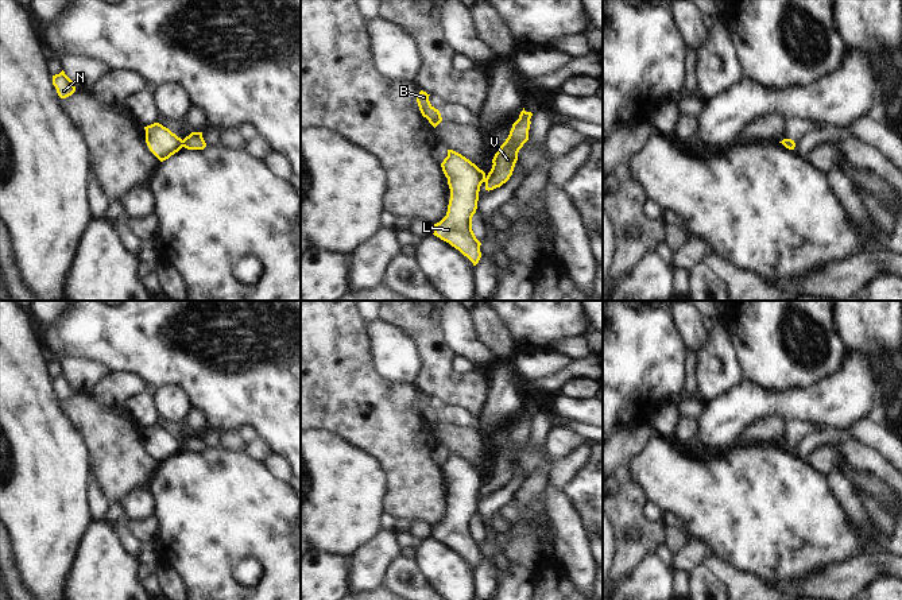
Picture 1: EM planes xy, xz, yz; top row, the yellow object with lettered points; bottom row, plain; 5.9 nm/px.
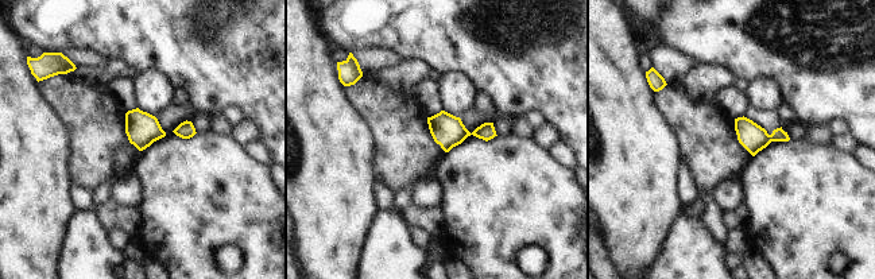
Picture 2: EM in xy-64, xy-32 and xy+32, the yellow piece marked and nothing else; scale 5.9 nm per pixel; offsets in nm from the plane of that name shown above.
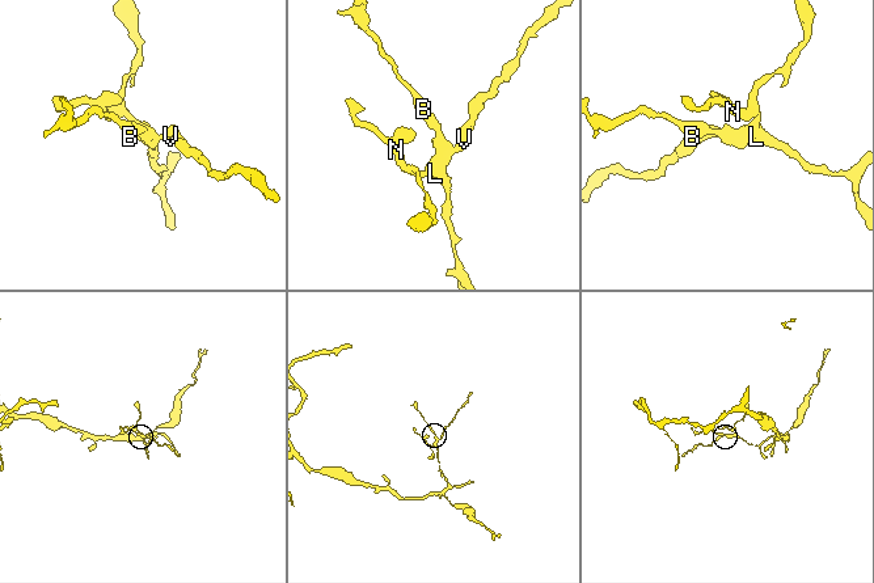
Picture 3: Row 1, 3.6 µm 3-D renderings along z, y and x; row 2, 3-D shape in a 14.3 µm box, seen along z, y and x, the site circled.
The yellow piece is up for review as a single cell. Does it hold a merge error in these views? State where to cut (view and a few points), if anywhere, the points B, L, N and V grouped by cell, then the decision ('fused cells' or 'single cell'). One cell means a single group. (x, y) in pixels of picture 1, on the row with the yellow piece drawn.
cut in xy along (182, 140), (184, 146); B L N / V; fused cells

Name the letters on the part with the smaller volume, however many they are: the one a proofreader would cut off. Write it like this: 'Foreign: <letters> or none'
Foreign: V

